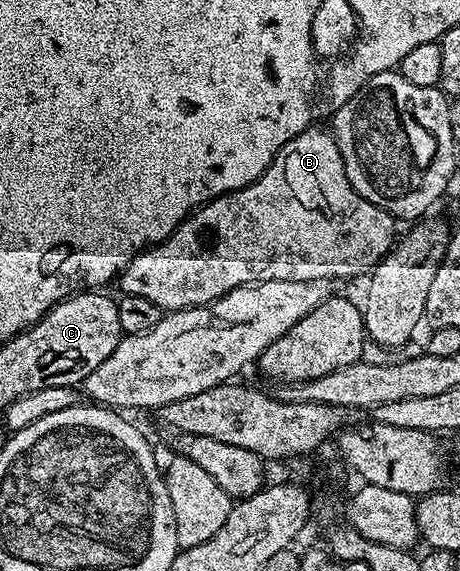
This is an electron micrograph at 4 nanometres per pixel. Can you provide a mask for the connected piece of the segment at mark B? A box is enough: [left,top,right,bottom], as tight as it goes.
[119,124,395,312]

